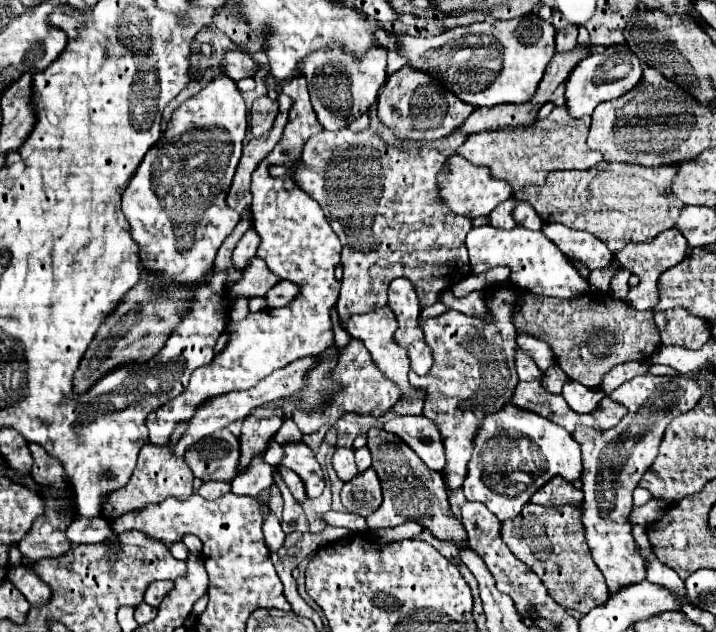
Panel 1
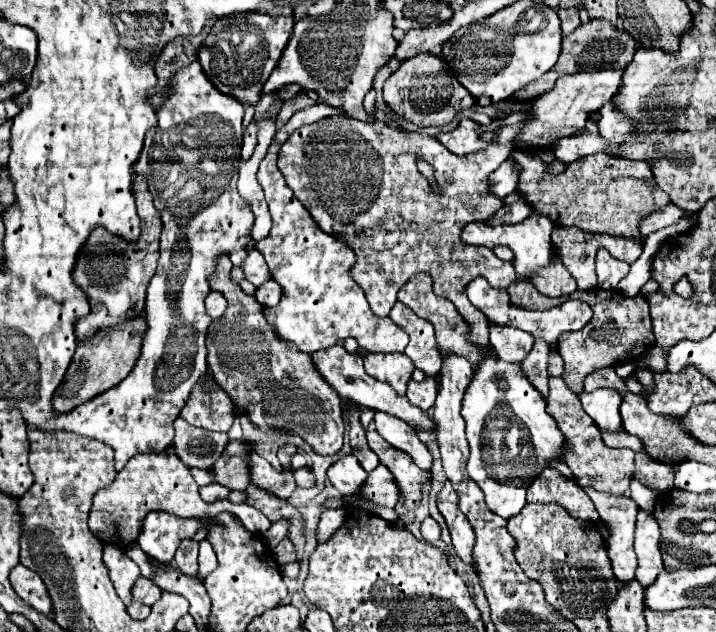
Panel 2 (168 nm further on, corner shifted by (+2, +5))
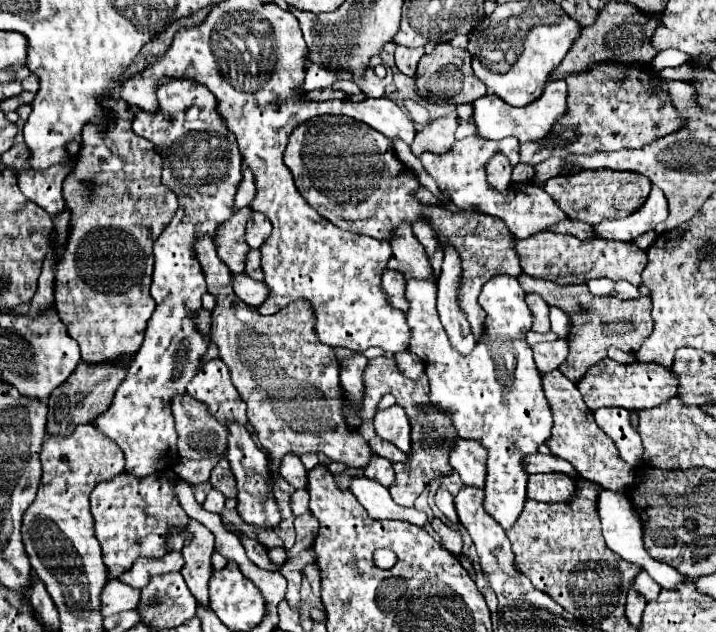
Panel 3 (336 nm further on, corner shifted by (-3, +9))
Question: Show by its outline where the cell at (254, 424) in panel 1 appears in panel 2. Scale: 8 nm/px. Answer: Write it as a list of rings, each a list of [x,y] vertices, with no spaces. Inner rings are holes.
[[[234,440],[224,450],[224,456],[218,460],[212,474],[218,484],[224,484],[230,490],[246,490],[250,484],[250,454],[252,444],[246,440]]]

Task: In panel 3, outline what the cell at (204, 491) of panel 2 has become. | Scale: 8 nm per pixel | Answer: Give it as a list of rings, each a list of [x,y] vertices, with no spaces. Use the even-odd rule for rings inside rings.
[[[211,488],[209,494],[207,494],[207,498],[205,498],[205,502],[203,502],[203,508],[207,512],[217,512],[219,514],[223,510],[223,506],[225,506],[225,496],[221,496],[221,492],[217,492],[215,488]]]

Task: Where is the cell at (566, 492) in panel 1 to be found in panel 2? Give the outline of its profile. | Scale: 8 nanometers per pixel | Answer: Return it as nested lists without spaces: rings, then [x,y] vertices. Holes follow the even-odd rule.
[[[548,468],[548,472],[536,476],[532,488],[528,488],[528,502],[540,502],[540,504],[554,502],[566,508],[568,514],[574,518],[592,522],[600,520],[588,494],[576,482],[562,476],[556,468]]]

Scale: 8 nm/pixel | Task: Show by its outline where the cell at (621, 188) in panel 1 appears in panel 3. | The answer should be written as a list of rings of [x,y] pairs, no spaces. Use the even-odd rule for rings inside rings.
[[[609,168],[599,170],[581,170],[577,176],[557,176],[557,180],[549,180],[545,184],[545,192],[559,204],[559,208],[573,220],[581,220],[585,224],[597,224],[599,220],[623,218],[633,214],[649,196],[651,182],[645,176],[635,172],[619,172]]]

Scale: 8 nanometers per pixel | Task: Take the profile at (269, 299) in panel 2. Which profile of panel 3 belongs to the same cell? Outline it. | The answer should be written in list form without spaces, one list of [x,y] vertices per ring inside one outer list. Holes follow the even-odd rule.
[[[231,274],[231,284],[233,284],[235,296],[253,308],[263,304],[263,300],[269,292],[263,282],[255,282],[253,278],[249,278],[245,274]]]

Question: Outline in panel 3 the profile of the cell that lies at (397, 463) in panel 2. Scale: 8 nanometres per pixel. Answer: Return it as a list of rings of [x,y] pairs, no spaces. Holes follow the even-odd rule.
[[[371,438],[369,440],[369,446],[371,446],[371,450],[377,456],[387,458],[389,462],[401,462],[401,460],[407,458],[407,454],[405,452],[397,452],[397,448],[393,448],[393,444],[385,444],[383,440],[377,440],[377,438]]]

